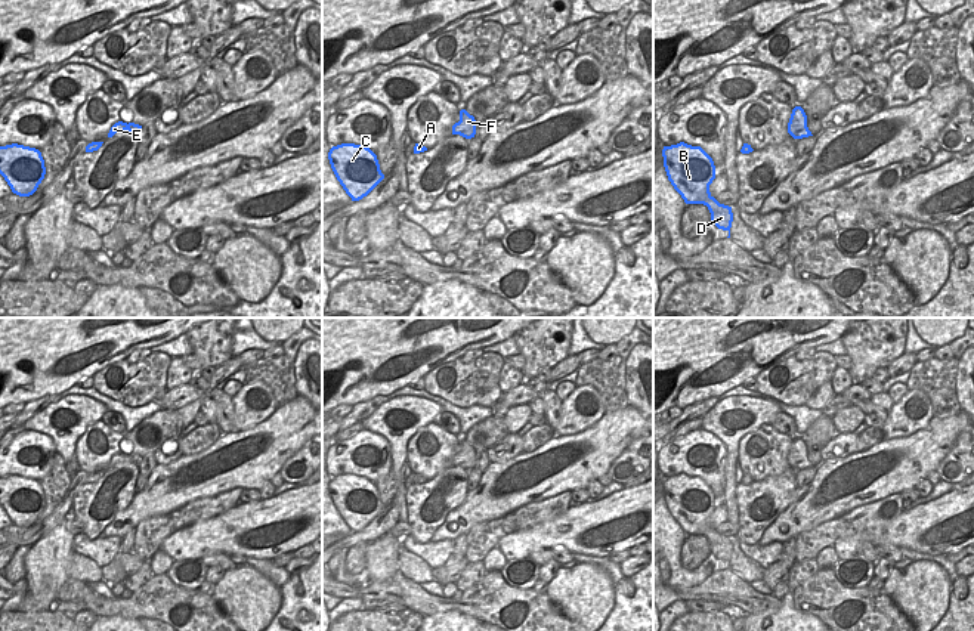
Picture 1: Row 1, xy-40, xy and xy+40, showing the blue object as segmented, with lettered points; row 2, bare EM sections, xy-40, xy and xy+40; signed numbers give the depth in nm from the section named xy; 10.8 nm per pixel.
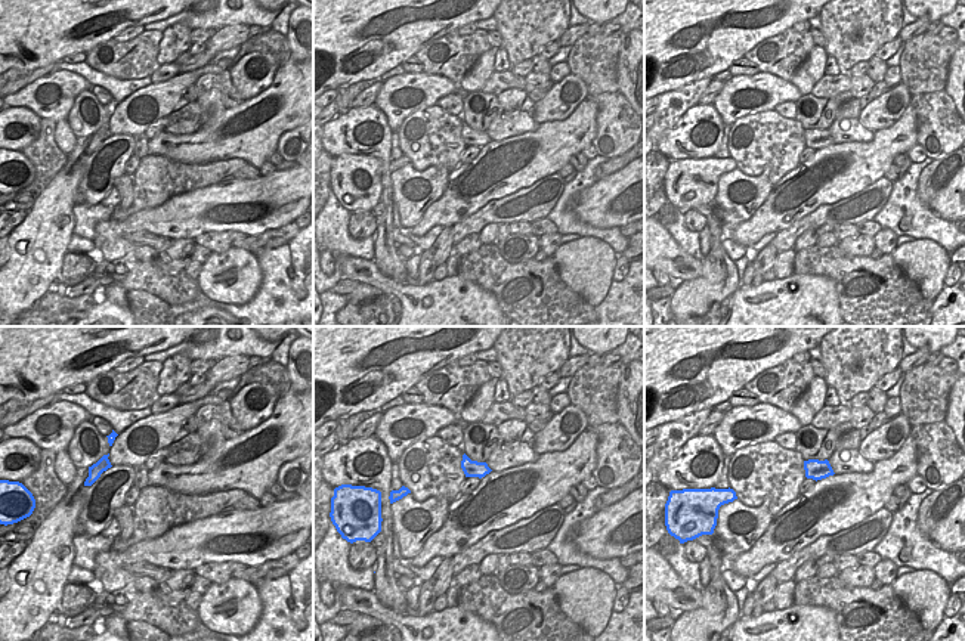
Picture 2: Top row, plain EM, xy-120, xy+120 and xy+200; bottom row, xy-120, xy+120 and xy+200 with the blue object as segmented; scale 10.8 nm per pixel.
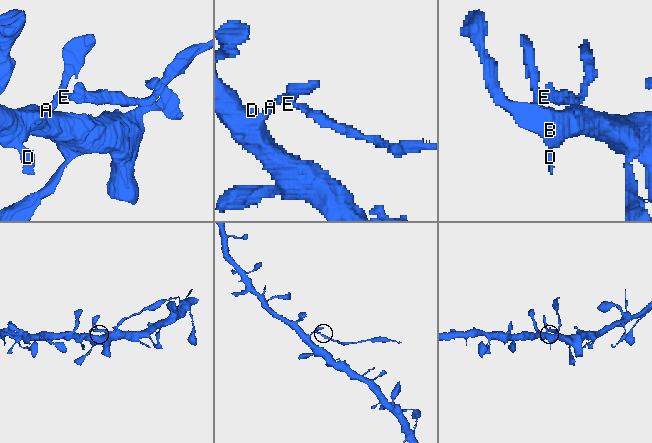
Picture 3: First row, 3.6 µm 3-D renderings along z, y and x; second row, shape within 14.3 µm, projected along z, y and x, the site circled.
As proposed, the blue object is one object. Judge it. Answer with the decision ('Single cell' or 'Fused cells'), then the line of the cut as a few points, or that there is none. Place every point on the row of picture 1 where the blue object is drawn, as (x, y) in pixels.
Fused cells. Split along xy-40 (126, 123), (123, 129).

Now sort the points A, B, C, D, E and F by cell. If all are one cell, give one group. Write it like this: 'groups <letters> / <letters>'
groups A B C D E / F

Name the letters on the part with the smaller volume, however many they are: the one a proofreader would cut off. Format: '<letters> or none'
F

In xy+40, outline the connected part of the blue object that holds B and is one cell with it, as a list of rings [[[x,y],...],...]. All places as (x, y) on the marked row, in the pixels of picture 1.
[[[680,142],[680,143],[671,145],[671,146],[664,146],[662,157],[664,157],[664,167],[665,167],[668,180],[671,182],[674,189],[681,195],[684,202],[686,204],[704,204],[704,205],[706,205],[709,213],[711,213],[711,222],[718,229],[727,231],[729,232],[727,238],[730,238],[730,228],[732,228],[732,222],[733,222],[732,207],[720,204],[709,192],[709,185],[715,179],[715,166],[714,166],[712,158],[701,146],[692,146],[692,145],[687,145],[684,142]]]

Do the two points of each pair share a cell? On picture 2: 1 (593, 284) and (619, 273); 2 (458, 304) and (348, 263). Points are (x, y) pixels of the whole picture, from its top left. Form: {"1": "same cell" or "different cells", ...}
{"1": "different cells", "2": "same cell"}

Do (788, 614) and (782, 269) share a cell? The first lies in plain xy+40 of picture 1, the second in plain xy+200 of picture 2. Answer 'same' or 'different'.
different

